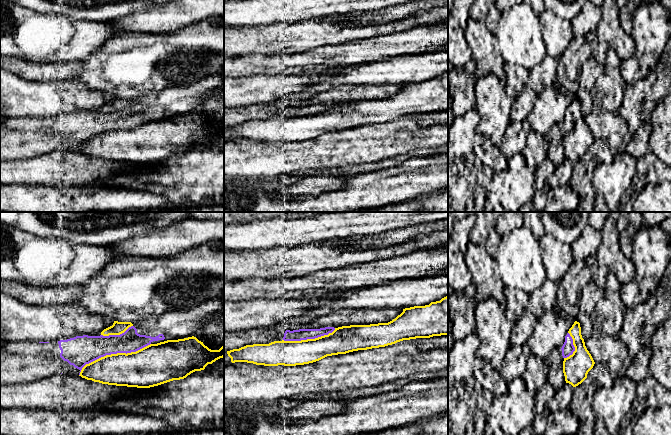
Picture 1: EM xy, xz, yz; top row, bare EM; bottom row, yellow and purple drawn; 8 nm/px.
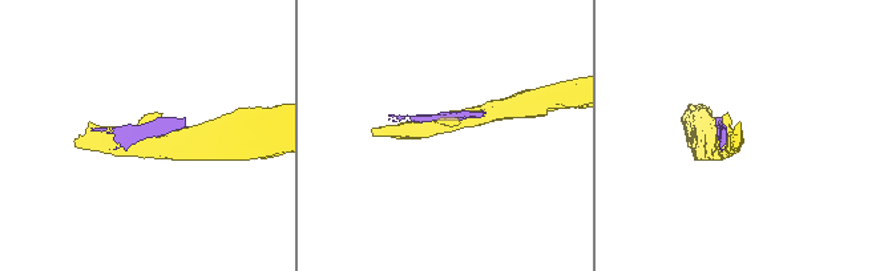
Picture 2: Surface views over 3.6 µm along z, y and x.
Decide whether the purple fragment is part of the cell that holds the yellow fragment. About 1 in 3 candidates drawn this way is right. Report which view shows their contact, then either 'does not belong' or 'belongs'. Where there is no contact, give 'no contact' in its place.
xy | does not belong

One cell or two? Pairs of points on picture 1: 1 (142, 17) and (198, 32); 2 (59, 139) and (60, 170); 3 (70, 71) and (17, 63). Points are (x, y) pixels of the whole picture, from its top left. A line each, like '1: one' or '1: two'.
1: two
2: two
3: one

